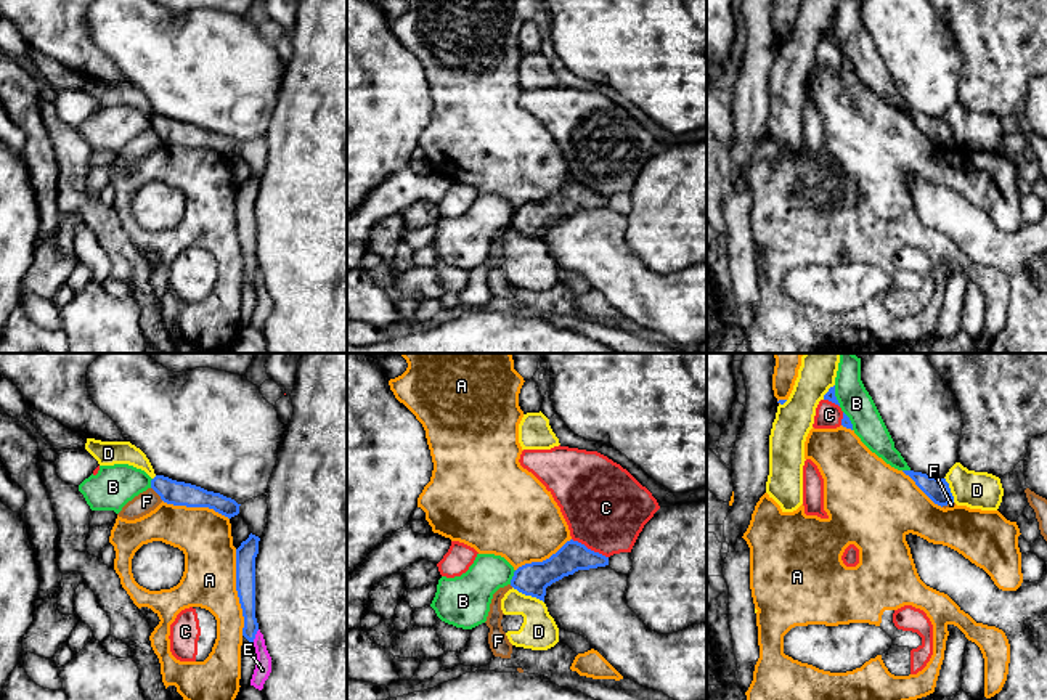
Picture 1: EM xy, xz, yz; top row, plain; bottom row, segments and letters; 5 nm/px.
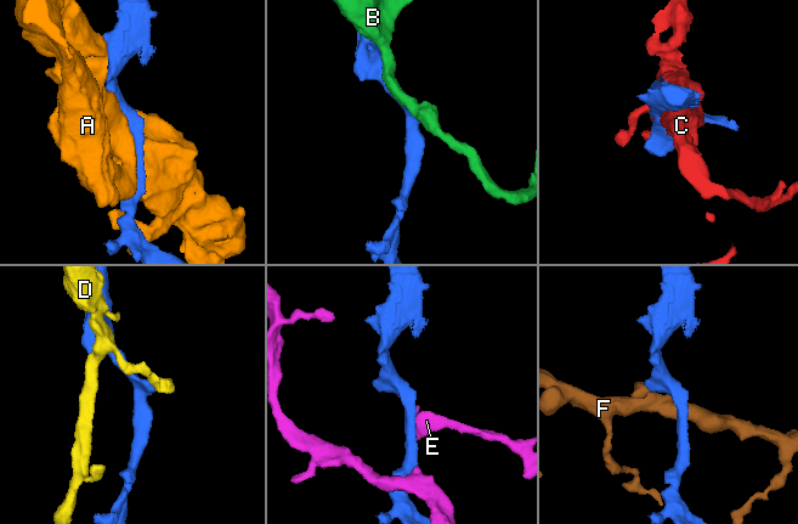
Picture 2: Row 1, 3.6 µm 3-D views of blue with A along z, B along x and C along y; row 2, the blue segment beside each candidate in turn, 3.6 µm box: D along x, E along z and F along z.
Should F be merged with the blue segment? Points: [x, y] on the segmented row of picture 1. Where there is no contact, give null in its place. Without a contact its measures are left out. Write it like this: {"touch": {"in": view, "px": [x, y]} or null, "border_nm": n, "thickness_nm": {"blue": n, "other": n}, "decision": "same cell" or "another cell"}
{"touch": {"in": "xy", "px": [156, 492]}, "border_nm": 90, "thickness_nm": {"blue": 130, "other": 110}, "decision": "another cell"}

